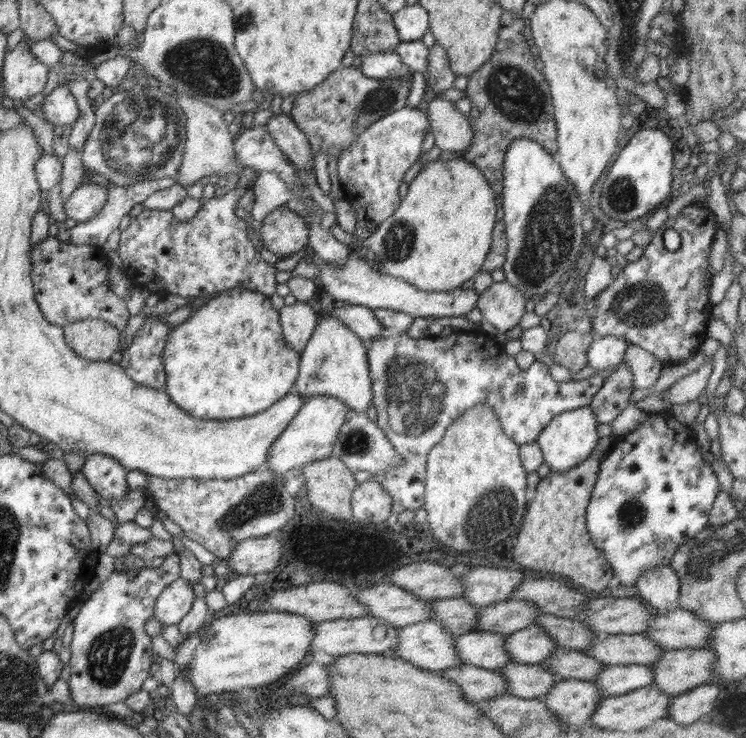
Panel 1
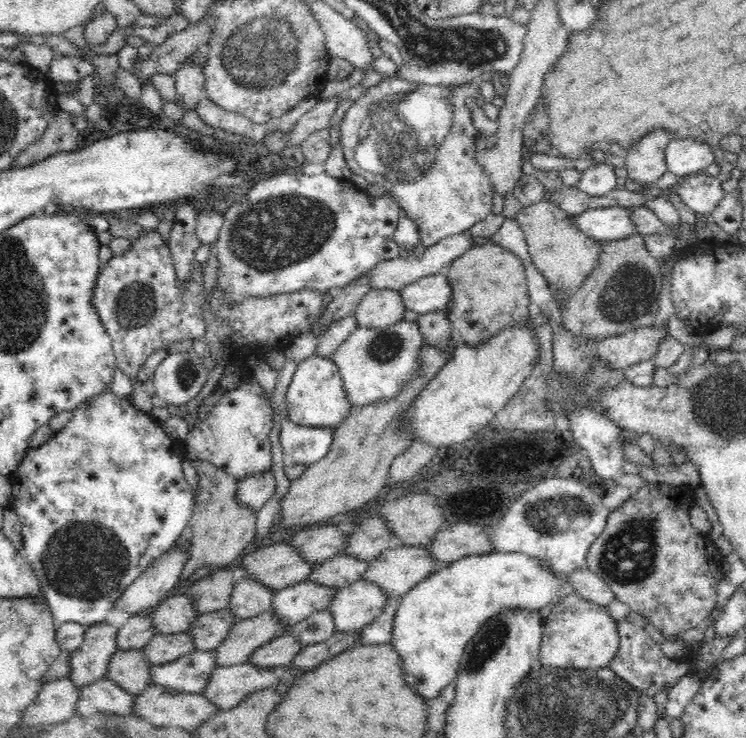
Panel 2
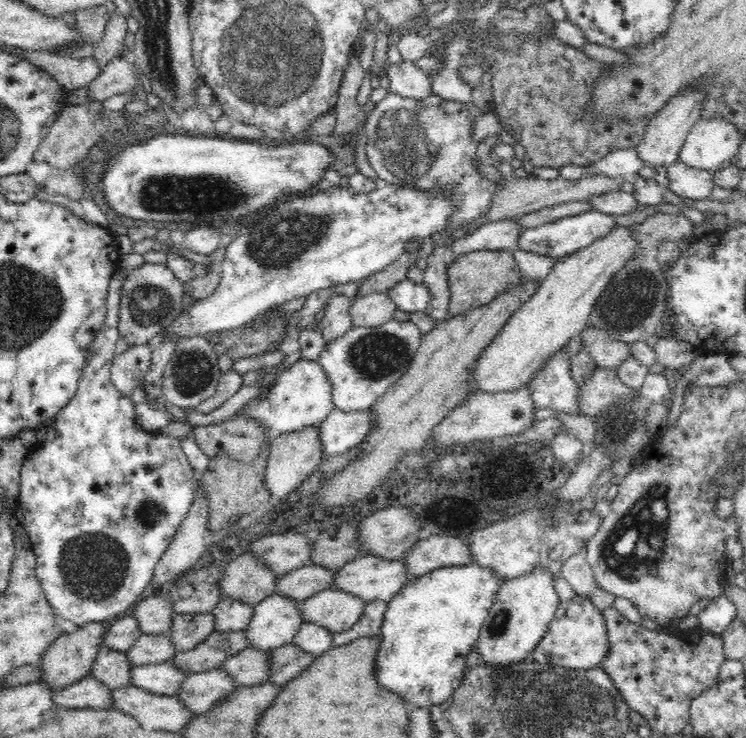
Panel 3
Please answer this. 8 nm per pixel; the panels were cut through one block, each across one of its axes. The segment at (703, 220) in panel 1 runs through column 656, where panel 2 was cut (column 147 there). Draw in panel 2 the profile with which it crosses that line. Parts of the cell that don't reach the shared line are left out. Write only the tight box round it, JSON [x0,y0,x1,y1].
[93,229,206,379]

